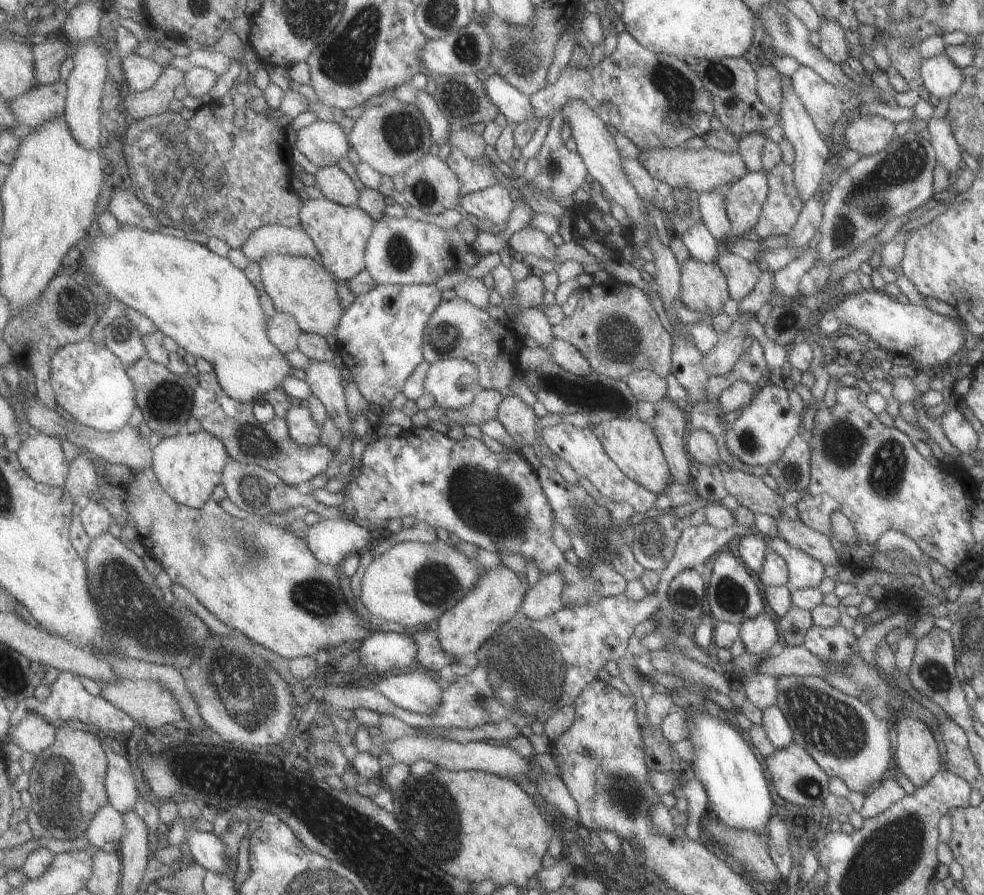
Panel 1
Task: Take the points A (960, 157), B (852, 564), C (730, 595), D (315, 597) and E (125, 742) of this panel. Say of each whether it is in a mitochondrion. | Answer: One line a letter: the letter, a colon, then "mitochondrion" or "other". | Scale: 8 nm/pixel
A: other
B: other
C: mitochondrion
D: mitochondrion
E: other

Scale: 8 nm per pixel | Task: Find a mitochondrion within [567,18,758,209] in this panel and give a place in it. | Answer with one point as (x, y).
(679, 93)

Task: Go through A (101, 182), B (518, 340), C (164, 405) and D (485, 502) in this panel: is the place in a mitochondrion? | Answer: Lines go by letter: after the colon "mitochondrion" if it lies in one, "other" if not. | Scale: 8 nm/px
A: other
B: other
C: mitochondrion
D: mitochondrion

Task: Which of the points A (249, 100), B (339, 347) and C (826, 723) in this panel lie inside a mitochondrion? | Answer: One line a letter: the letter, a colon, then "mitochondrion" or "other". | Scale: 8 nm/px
A: other
B: other
C: mitochondrion

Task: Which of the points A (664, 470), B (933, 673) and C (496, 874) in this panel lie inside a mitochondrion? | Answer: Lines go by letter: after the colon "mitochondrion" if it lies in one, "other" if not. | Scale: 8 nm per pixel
A: other
B: mitochondrion
C: other

